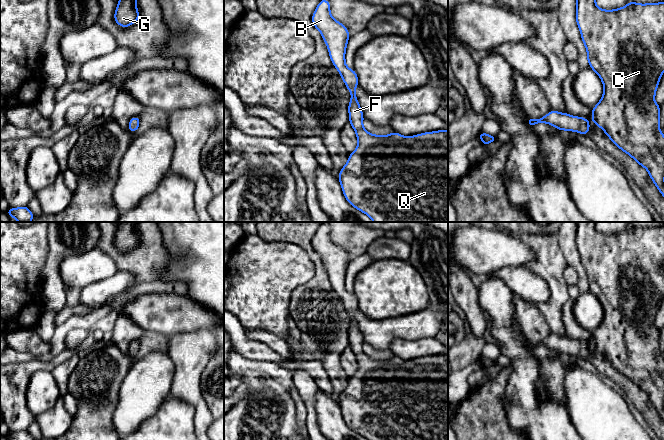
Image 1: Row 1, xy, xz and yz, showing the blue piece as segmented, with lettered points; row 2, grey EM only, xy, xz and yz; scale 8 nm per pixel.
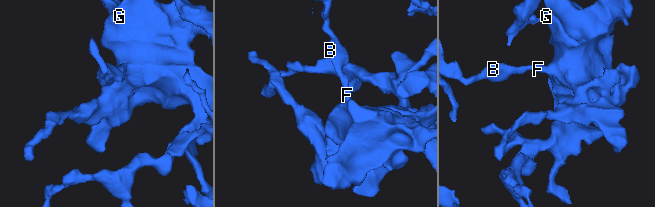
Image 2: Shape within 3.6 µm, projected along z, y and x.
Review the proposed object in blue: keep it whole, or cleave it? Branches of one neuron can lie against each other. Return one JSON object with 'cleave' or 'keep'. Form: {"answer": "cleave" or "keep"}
{"answer": "keep"}

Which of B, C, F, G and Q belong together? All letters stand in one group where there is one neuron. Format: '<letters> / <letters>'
B C F G Q

